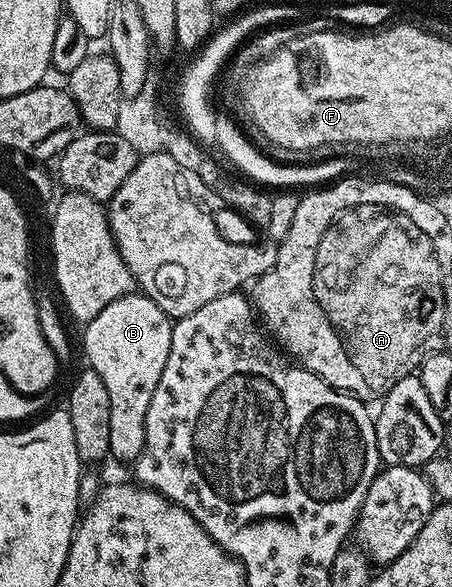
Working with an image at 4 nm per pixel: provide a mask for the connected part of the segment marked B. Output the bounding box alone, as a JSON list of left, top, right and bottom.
[83,296,172,465]

